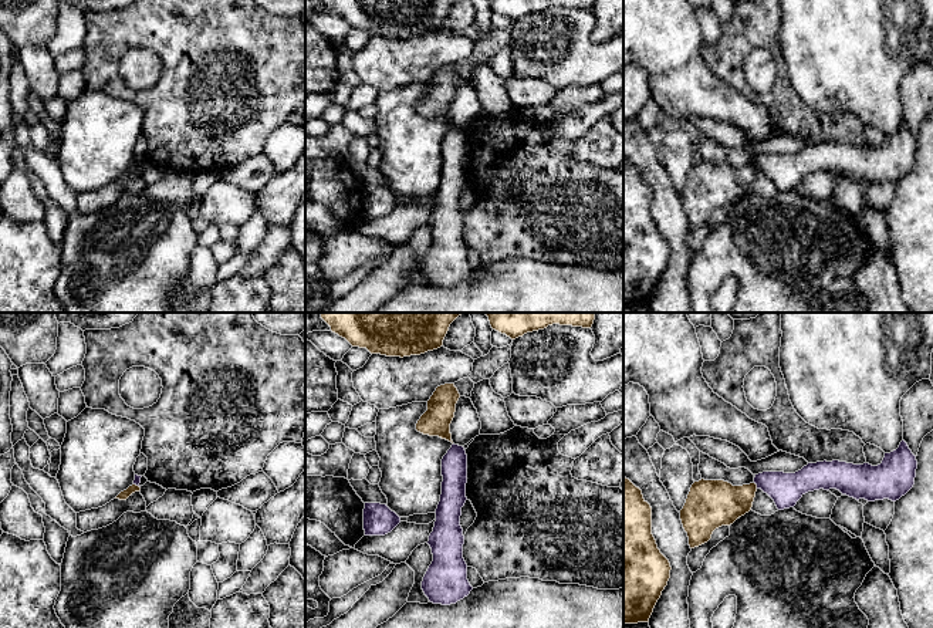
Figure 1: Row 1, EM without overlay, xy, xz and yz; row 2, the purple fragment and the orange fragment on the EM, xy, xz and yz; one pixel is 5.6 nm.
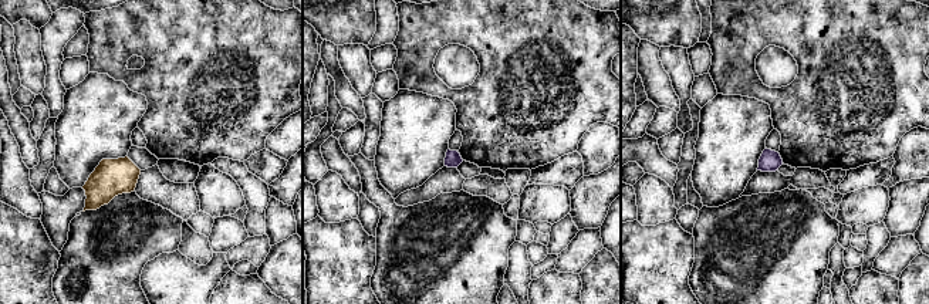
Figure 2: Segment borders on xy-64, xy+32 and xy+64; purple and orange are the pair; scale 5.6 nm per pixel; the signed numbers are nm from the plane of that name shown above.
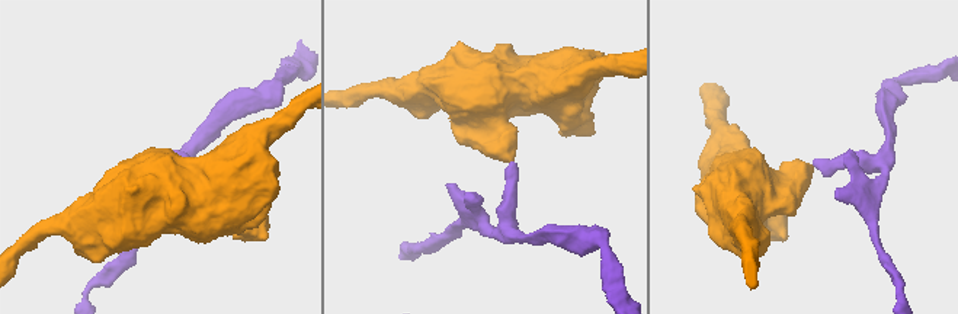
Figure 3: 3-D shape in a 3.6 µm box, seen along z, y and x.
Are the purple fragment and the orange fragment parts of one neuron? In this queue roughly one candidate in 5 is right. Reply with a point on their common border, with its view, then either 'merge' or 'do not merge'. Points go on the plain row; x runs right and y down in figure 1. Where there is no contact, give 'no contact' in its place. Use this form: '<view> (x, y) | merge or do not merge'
yz (756, 165) | do not merge

